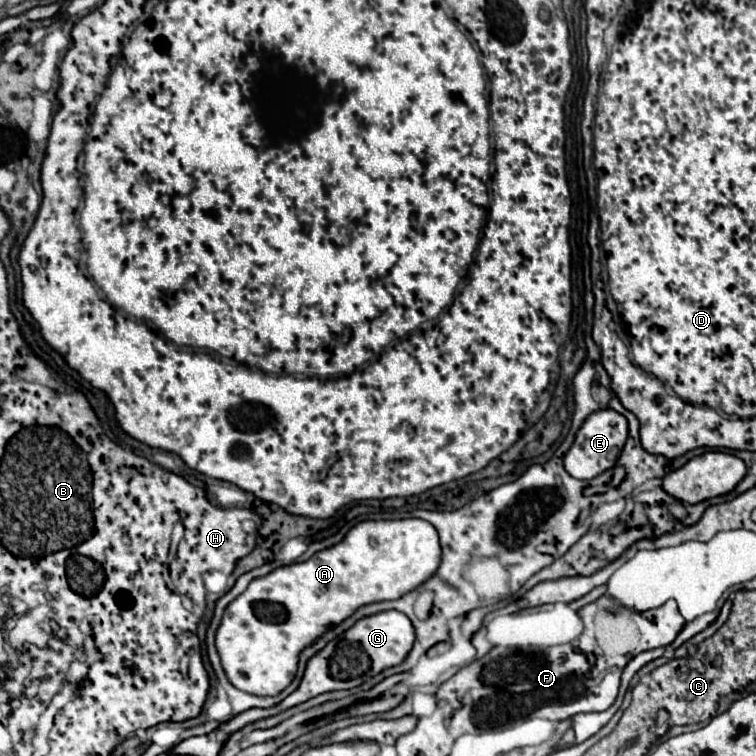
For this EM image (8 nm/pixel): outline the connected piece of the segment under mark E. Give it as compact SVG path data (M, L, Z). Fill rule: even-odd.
M597 410L583 422L571 450L565 454L563 458L565 470L577 480L591 480L603 474L605 470L615 468L617 458L625 446L625 440L627 440L627 420L615 410Z

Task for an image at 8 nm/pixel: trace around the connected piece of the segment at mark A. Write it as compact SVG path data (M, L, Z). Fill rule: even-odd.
M419 518L369 520L351 528L337 546L321 550L305 562L281 566L263 578L255 578L247 590L225 608L223 622L217 630L215 644L229 682L255 696L277 696L293 682L299 666L299 654L307 646L319 640L327 630L347 620L357 608L373 602L399 600L407 592L417 590L435 574L439 562L439 534L429 522Z

